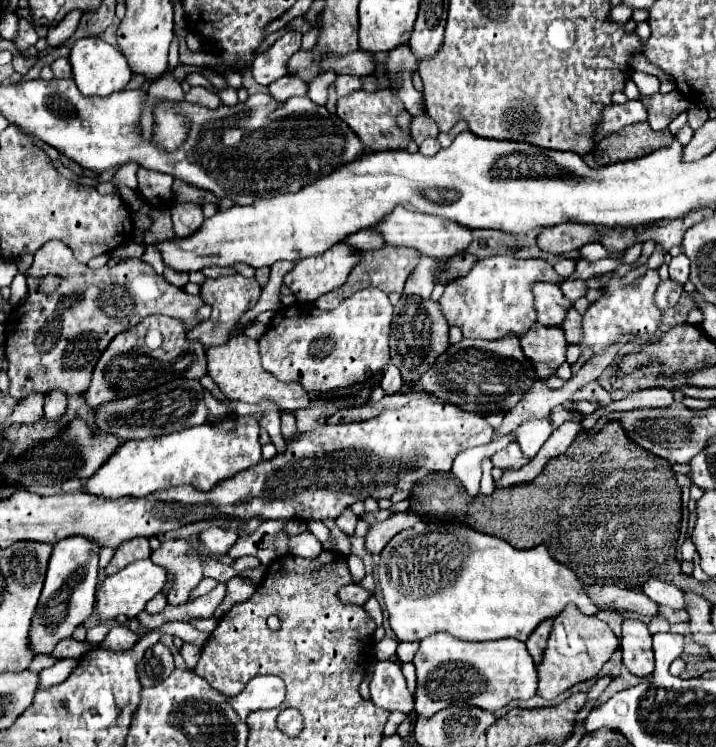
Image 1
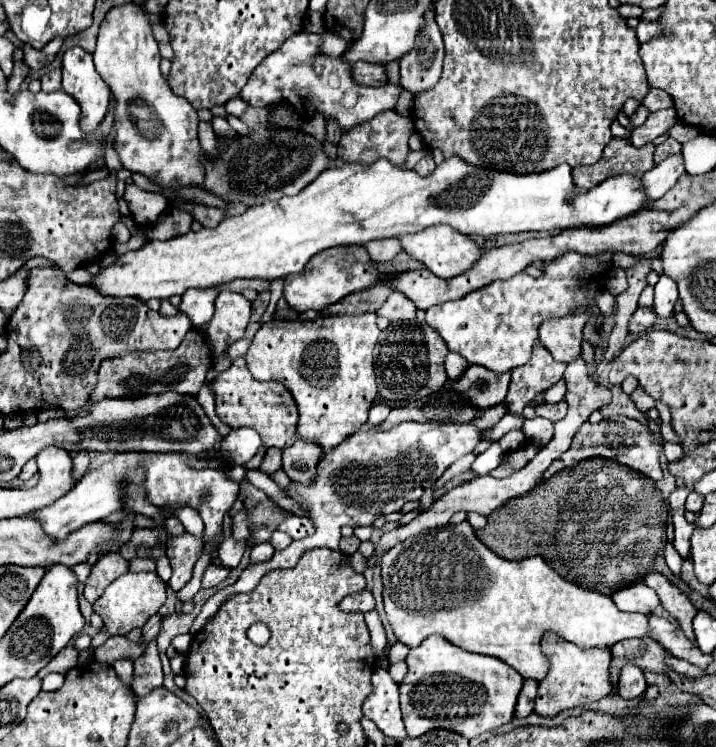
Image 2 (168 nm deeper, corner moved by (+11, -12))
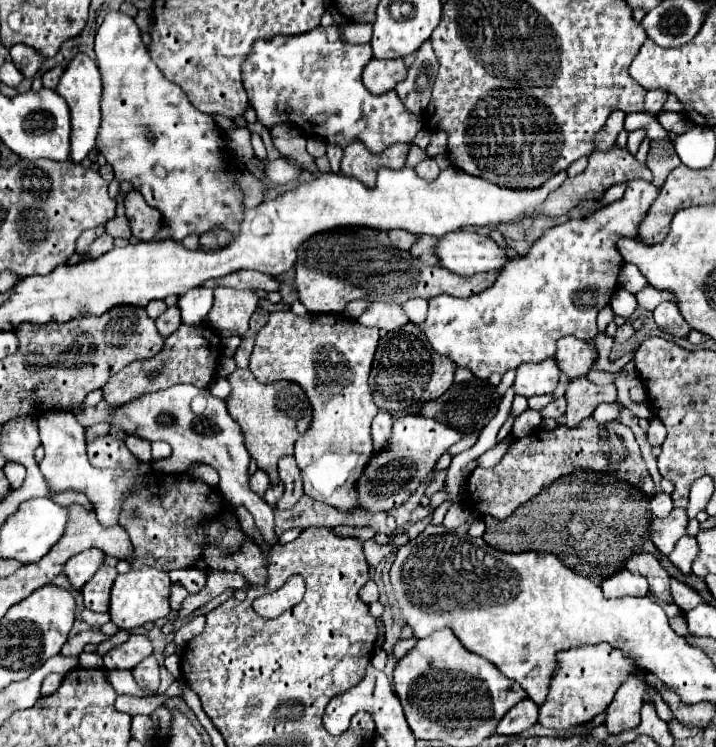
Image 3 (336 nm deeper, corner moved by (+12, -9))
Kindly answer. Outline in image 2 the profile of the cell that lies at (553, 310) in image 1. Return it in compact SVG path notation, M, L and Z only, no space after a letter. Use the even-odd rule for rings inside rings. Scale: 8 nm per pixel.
M577 314L577 316L565 316L565 318L553 318L541 324L539 338L543 346L553 354L557 362L569 364L569 360L577 360L581 354L581 330L587 324L589 316Z

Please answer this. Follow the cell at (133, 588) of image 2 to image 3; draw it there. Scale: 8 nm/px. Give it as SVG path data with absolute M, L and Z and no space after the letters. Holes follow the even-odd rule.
M138 567L138 569L130 569L124 575L118 575L112 587L112 595L110 595L110 621L114 625L118 625L120 629L132 631L136 627L142 627L144 623L152 623L156 619L162 619L170 613L170 577L168 573L160 571L160 569L152 569L152 567Z

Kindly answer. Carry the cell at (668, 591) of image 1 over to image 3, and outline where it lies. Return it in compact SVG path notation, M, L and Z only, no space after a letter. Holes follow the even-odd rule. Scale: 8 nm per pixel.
M624 569L624 573L614 573L608 581L602 583L604 597L618 599L618 597L644 597L648 595L648 583L644 577L638 577L638 573L630 573Z

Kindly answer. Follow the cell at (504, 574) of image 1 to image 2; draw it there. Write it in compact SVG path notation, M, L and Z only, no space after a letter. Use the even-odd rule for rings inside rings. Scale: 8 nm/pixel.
M467 520L461 524L447 524L425 530L413 538L407 538L405 542L399 542L383 556L381 576L385 612L399 642L413 648L419 646L427 636L439 634L467 652L487 654L503 660L525 680L531 678L541 682L549 672L549 660L541 652L541 638L549 630L553 630L563 640L577 644L579 648L607 650L611 650L621 640L649 636L647 614L619 612L609 596L573 586L561 578L541 556L531 556L519 562L499 558L475 536Z

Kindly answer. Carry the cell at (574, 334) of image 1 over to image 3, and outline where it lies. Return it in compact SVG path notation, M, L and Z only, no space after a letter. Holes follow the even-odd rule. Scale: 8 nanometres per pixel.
M576 377L566 391L566 401L568 401L568 411L566 411L566 427L574 429L582 419L590 417L592 411L600 403L614 403L616 401L616 387L606 385L596 387L592 385L586 377Z

